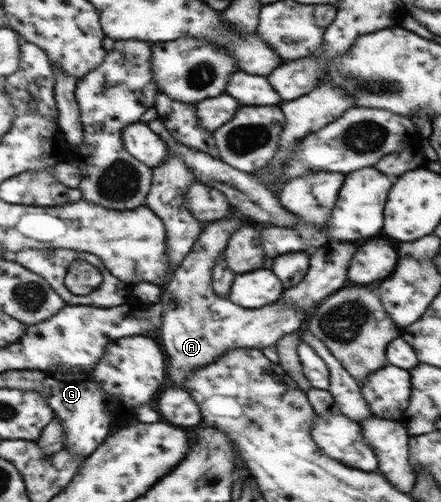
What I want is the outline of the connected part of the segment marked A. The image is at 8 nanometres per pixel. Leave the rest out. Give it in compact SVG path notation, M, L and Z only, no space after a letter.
M234 207L227 218L207 223L193 248L163 286L164 291L159 296L163 320L157 338L167 360L166 385L172 388L185 389L195 370L215 363L221 354L229 350L262 349L277 344L285 335L302 331L309 313L301 308L276 301L255 310L245 310L228 298L215 294L212 285L215 261L224 254L231 235L245 223L250 223L248 217Z

